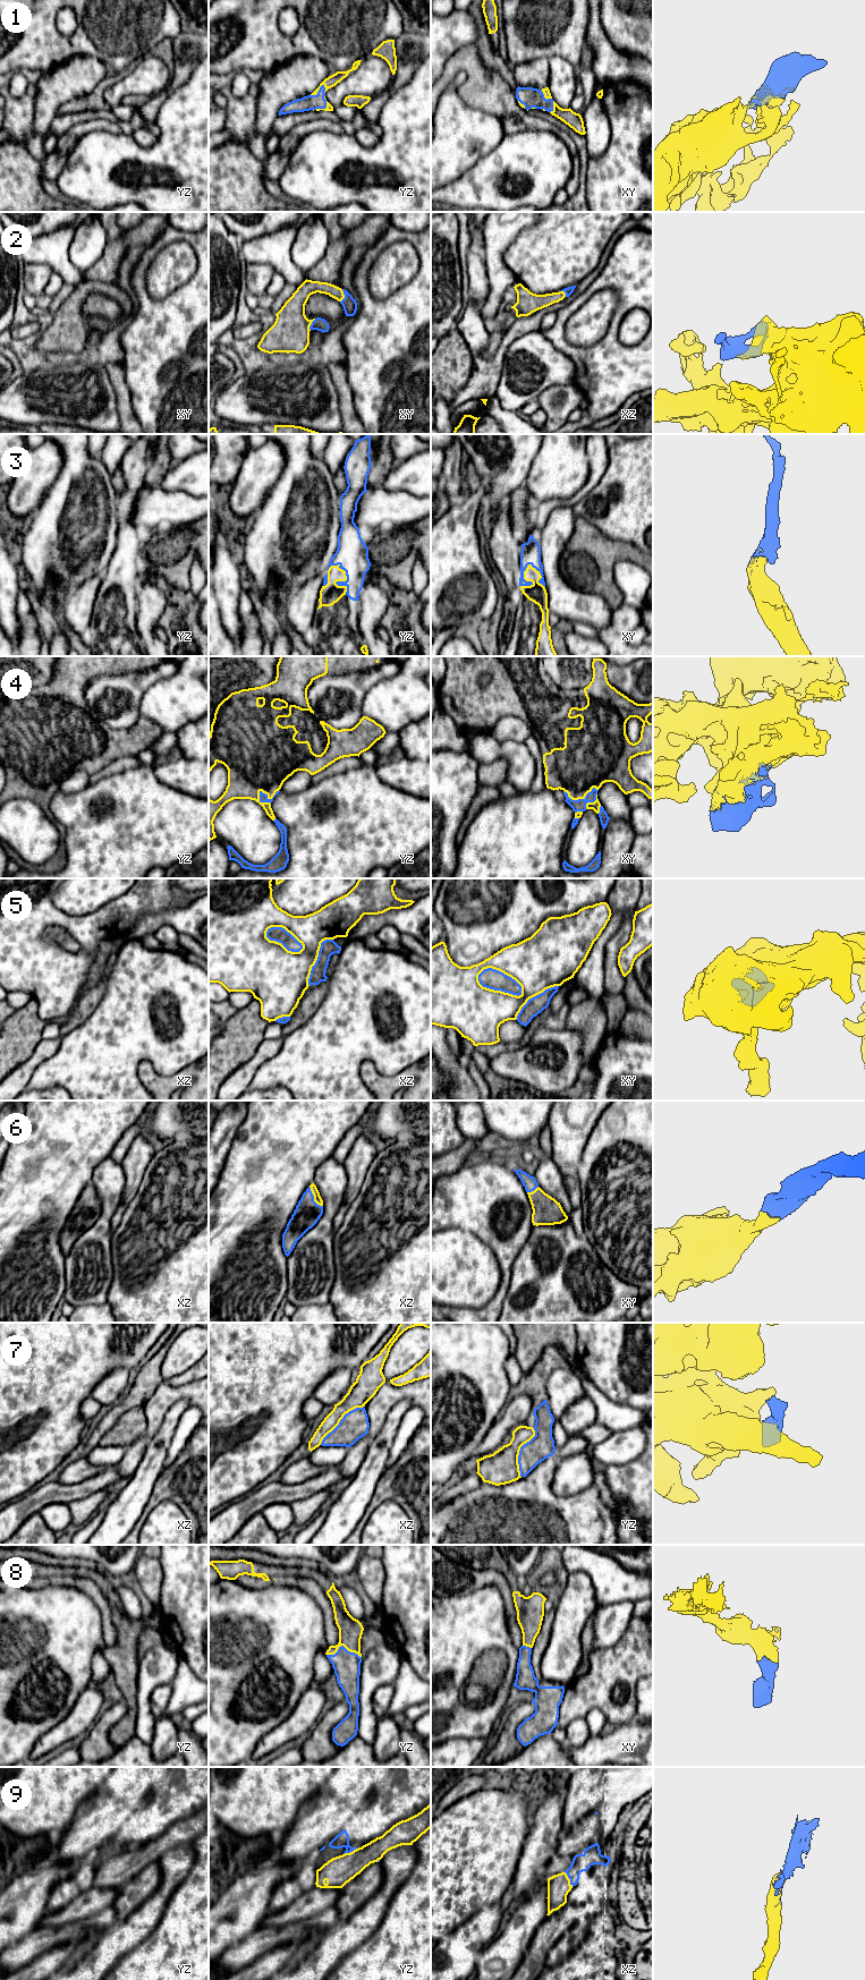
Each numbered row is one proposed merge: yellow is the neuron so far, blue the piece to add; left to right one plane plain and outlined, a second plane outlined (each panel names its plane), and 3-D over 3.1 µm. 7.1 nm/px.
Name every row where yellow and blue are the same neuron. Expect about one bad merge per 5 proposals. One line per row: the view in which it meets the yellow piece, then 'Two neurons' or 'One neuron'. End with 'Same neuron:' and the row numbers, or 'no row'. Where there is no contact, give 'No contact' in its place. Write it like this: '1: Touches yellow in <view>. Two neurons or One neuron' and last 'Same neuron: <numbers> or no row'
1: Touches yellow in yz. One neuron
2: Touches yellow in xy. One neuron
3: Touches yellow in xy. One neuron
4: Touches yellow in yz. One neuron
5: Touches yellow in xy. Two neurons
6: Touches yellow in xz. One neuron
7: Touches yellow in yz. Two neurons
8: Touches yellow in yz. One neuron
9: Touches yellow in xz. One neuron
Same neuron: 1, 2, 3, 4, 6, 8, 9

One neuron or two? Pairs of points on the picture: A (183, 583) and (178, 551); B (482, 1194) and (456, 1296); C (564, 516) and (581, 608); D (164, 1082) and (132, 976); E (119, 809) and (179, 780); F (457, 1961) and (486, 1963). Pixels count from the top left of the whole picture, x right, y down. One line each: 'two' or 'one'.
A: one
B: two
C: one
D: two
E: two
F: two

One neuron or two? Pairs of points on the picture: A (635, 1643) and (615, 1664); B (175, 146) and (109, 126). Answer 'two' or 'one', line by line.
A: one
B: two

